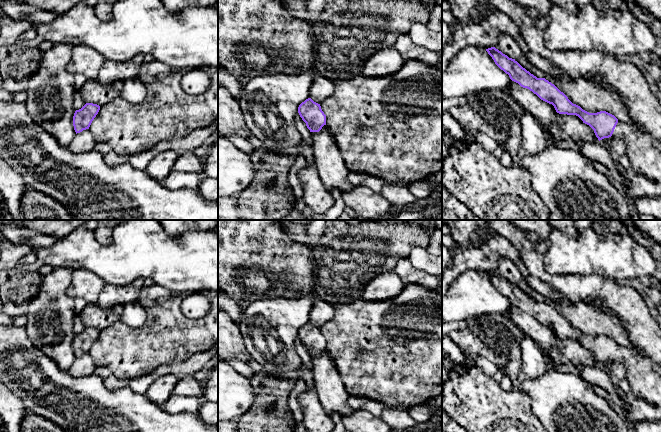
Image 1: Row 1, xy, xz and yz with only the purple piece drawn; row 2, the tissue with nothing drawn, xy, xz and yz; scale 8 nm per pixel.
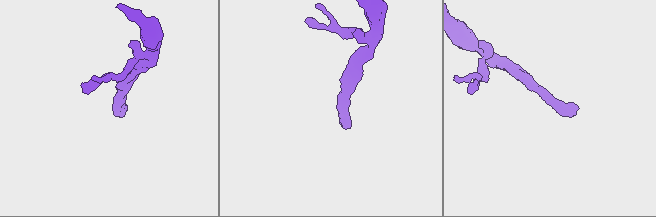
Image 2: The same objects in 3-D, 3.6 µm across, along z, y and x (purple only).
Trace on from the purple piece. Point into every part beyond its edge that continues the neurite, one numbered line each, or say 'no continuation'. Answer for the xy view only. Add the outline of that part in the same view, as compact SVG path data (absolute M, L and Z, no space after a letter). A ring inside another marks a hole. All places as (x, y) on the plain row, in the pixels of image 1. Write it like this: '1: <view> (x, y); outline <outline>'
no continuation

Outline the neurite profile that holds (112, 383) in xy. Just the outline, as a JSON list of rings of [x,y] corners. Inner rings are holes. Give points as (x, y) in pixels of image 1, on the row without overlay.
[[[96,367],[95,374],[102,378],[105,387],[110,391],[119,390],[129,386],[130,380],[118,379],[105,368]]]

